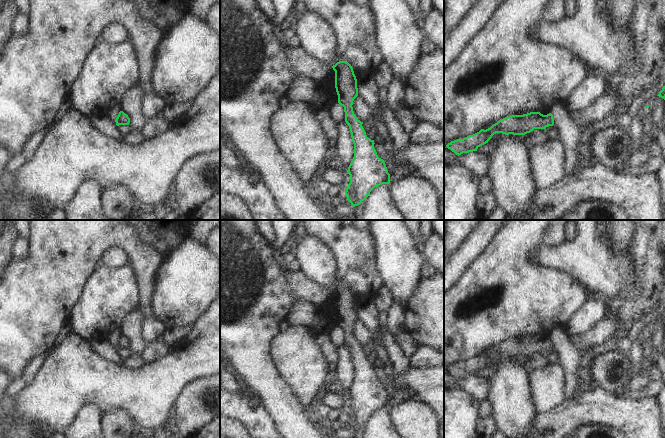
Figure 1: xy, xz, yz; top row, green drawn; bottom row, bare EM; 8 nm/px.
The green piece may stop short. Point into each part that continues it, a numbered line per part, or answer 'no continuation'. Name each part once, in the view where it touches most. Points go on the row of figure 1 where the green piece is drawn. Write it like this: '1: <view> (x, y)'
no continuation

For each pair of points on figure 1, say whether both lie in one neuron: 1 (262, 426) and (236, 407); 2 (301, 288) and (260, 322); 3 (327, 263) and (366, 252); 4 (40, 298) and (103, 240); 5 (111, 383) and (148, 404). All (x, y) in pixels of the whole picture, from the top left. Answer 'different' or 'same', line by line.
1: same
2: same
3: different
4: same
5: same

